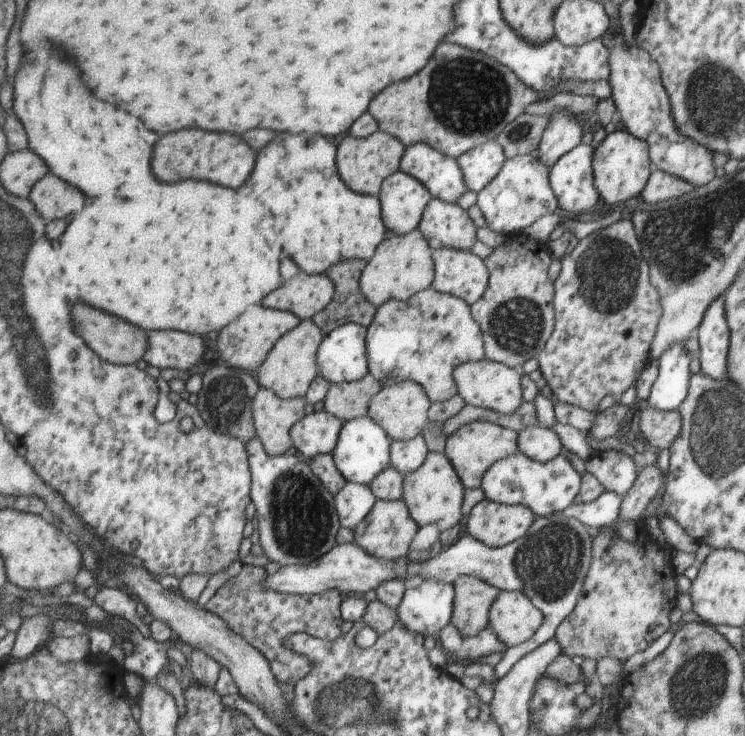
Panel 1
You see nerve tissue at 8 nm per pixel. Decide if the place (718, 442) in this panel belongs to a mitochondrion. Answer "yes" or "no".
yes

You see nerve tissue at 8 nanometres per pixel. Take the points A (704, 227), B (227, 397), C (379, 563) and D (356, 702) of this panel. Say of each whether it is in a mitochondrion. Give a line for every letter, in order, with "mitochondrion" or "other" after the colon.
A: mitochondrion
B: mitochondrion
C: other
D: mitochondrion

